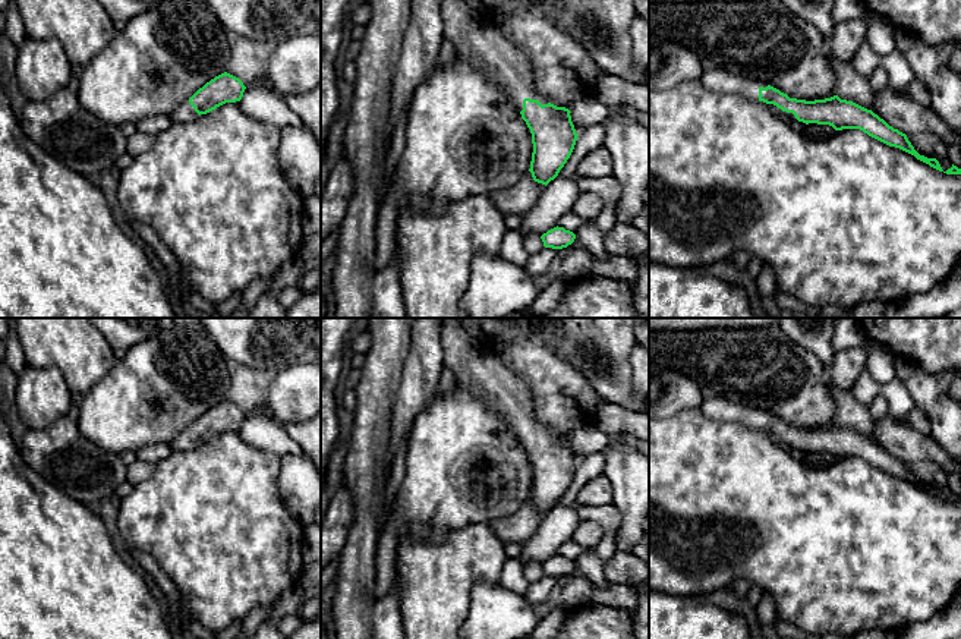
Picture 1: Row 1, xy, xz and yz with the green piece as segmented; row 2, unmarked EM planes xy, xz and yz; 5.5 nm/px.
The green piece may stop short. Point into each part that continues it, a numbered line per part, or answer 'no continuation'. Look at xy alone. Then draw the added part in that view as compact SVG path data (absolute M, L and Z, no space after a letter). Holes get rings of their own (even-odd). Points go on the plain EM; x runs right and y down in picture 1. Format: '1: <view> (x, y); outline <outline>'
1: xy (183, 441); outline M189 428L180 432L171 443L170 447L173 451L188 451L199 446L195 437L190 434Z

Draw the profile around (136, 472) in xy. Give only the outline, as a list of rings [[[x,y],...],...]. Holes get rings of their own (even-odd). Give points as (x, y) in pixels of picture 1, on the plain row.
[[[136,460],[126,466],[126,481],[136,485],[145,481],[152,473],[154,466],[146,462]]]

